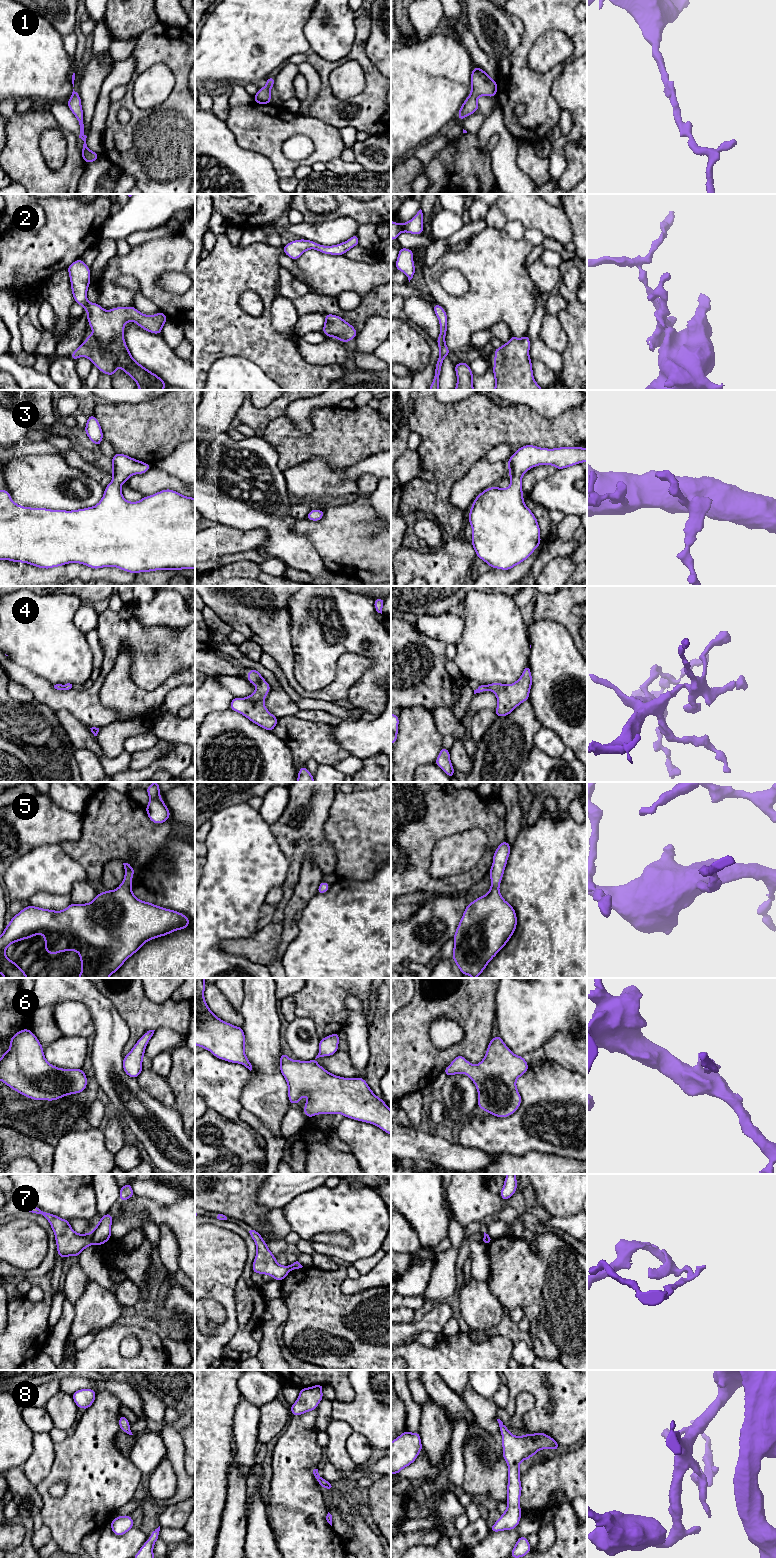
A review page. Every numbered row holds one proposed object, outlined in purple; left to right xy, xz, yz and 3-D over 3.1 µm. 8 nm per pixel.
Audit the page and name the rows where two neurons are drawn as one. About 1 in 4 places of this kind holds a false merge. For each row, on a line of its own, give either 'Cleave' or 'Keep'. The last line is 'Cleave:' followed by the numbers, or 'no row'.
1: Keep
2: Keep
3: Keep
4: Keep
5: Keep
6: Keep
7: Cleave
8: Keep
Cleave: 7

